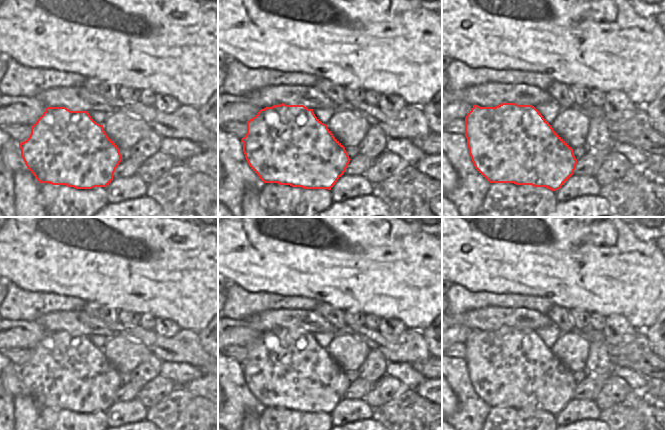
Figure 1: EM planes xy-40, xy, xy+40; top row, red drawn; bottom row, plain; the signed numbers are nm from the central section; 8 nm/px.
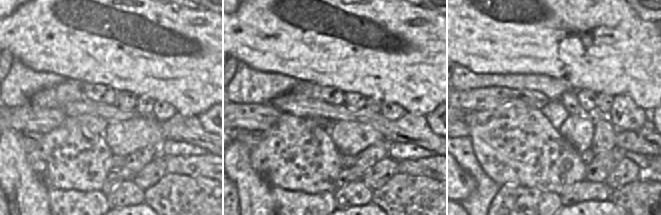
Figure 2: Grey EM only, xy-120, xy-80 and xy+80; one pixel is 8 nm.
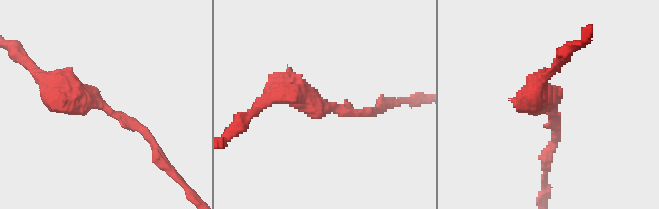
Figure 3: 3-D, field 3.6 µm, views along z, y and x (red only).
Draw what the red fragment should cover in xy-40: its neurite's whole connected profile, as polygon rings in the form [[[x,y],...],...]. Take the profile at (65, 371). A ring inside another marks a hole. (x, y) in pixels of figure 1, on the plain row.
[[[47,331],[32,350],[29,362],[19,370],[37,405],[76,413],[106,411],[121,386],[119,372],[107,360],[103,349],[96,347],[87,335],[70,335],[66,331]]]

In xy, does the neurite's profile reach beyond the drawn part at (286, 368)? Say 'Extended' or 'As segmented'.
As segmented

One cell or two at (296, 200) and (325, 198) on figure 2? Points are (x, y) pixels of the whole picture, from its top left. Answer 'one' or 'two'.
one

